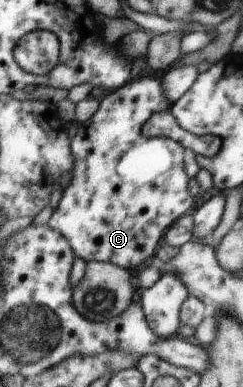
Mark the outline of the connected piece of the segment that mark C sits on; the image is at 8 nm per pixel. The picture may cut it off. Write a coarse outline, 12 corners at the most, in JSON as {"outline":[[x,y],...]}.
{"outline":[[146,75],[78,123],[48,223],[129,270],[191,211],[185,147]]}

